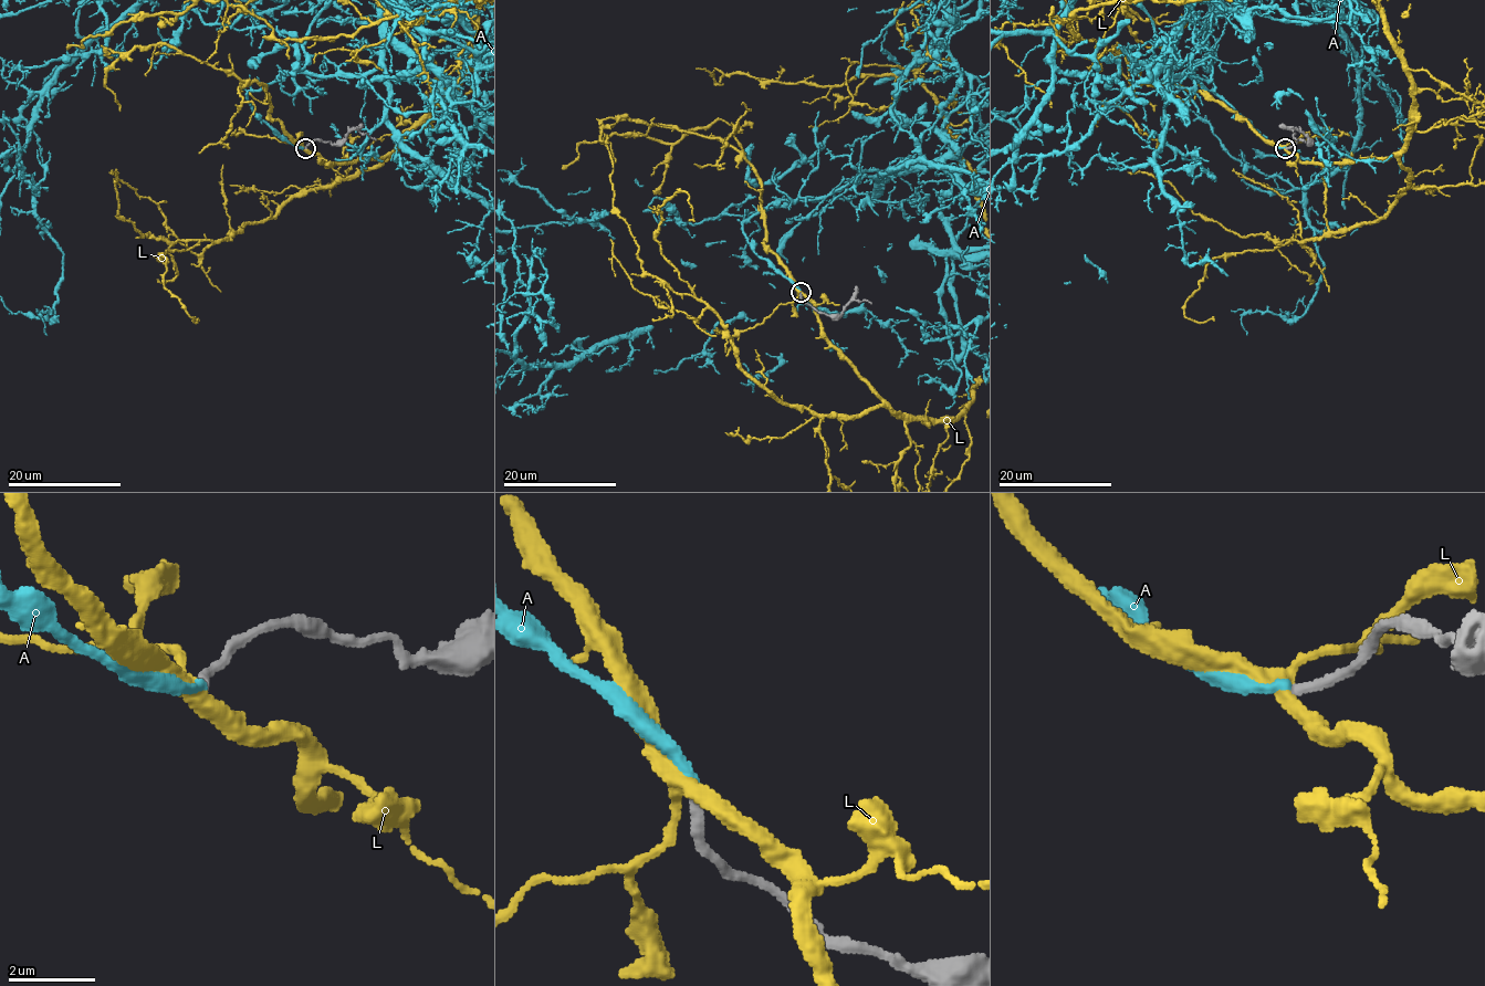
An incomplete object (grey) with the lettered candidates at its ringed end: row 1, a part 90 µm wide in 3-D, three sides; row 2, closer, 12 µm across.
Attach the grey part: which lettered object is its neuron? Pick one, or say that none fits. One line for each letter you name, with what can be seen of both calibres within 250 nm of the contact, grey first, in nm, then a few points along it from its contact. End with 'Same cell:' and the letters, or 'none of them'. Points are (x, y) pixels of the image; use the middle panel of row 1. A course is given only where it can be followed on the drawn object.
A: 240 nm thick on the grey side, 200 nm on the other
Same cell: A

